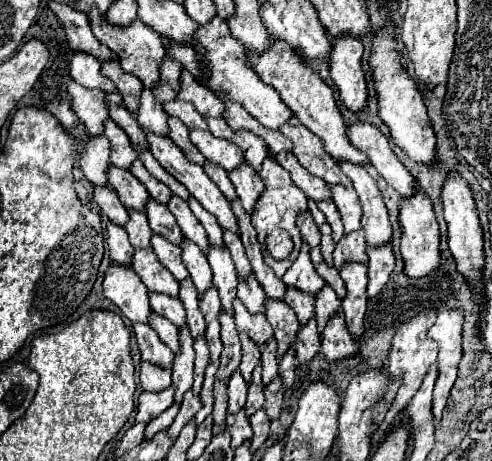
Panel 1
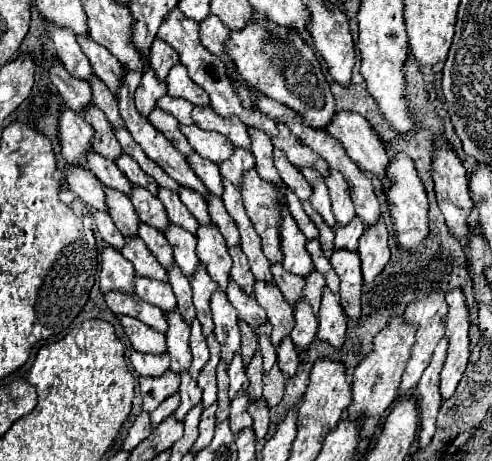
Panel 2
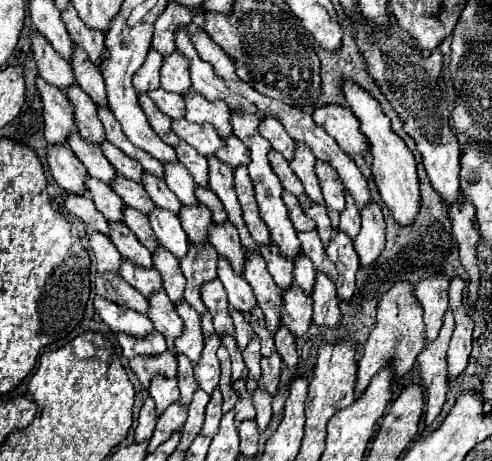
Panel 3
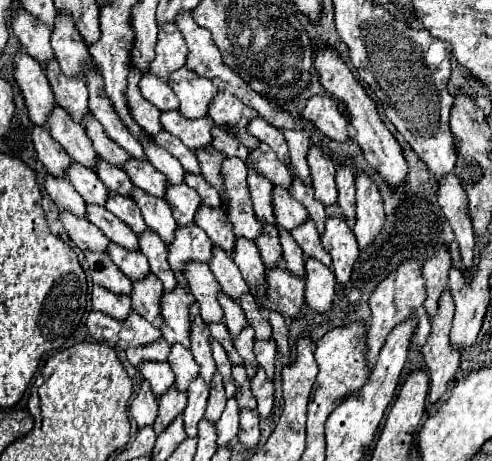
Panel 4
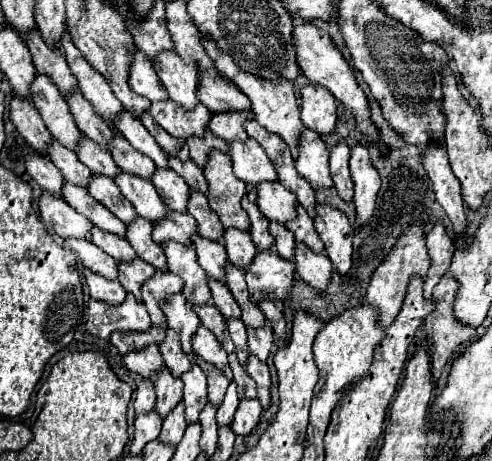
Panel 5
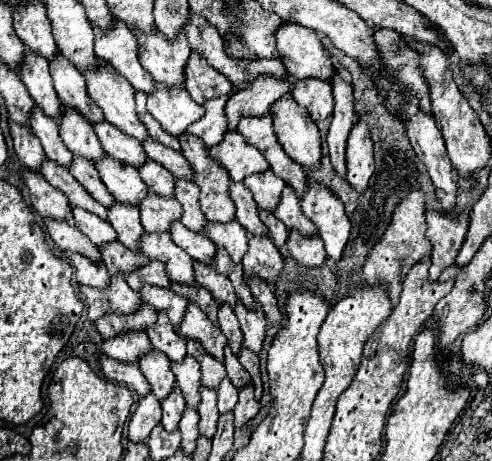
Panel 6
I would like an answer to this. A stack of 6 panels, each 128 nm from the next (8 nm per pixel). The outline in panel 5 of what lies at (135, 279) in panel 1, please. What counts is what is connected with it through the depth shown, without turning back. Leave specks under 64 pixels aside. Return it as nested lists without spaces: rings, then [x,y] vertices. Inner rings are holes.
[[[44,192],[38,200],[38,208],[42,220],[46,220],[58,236],[90,240],[92,224],[82,214],[78,214],[66,200],[48,196],[48,192]]]

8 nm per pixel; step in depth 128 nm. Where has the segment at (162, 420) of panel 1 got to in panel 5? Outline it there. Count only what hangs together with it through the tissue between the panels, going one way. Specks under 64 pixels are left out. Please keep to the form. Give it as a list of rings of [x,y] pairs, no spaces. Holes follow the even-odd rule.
[[[148,346],[140,352],[130,352],[124,356],[124,364],[130,372],[136,372],[144,378],[152,378],[156,372],[160,372],[164,368],[164,360],[160,358],[158,346]]]

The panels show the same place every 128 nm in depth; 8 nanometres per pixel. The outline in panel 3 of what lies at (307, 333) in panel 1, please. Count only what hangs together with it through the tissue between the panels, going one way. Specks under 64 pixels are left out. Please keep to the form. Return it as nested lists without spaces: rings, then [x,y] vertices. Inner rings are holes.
[[[292,286],[288,292],[282,294],[282,300],[284,326],[288,326],[294,336],[304,336],[312,324],[312,298],[306,296],[298,286]]]

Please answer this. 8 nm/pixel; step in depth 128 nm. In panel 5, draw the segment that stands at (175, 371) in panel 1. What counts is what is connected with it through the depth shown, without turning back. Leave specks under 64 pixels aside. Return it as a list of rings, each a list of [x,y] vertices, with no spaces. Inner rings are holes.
[[[136,258],[134,264],[118,264],[118,270],[120,270],[118,280],[124,286],[124,290],[128,294],[132,294],[138,302],[142,302],[140,288],[148,278],[152,278],[156,274],[156,270],[150,264],[146,264],[144,260],[140,260],[140,258]]]

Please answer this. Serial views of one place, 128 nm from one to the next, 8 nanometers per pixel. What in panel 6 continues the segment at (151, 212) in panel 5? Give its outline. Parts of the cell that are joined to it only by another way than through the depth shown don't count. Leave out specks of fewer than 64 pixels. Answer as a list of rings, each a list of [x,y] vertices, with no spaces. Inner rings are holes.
[[[104,156],[104,160],[100,160],[96,168],[108,192],[122,204],[140,206],[140,202],[150,194],[150,188],[140,178],[140,172],[132,166],[120,164],[120,160],[112,160],[110,156]]]

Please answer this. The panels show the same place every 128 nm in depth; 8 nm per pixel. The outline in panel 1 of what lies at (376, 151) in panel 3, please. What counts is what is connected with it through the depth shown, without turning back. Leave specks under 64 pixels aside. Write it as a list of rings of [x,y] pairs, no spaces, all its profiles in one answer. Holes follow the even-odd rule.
[[[416,192],[412,198],[400,204],[400,226],[402,226],[400,252],[404,258],[404,274],[410,278],[436,276],[440,266],[440,228],[432,210],[432,202],[424,192]]]

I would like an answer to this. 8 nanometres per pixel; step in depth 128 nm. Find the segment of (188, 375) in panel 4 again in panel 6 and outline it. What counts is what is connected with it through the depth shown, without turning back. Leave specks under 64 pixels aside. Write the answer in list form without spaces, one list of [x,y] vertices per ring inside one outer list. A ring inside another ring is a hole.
[[[162,312],[158,314],[156,328],[148,328],[152,348],[164,352],[172,362],[182,362],[186,358],[186,340],[174,332],[168,316]]]

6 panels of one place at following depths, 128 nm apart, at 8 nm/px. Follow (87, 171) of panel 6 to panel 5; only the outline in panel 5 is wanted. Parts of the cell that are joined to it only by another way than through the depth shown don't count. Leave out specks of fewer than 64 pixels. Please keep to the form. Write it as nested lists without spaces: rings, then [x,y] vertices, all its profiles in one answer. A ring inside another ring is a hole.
[[[94,176],[92,184],[88,188],[88,192],[100,202],[104,204],[114,216],[118,216],[124,224],[130,224],[138,218],[136,210],[132,208],[132,204],[122,196],[120,188],[114,184],[114,180],[108,180],[106,176]]]

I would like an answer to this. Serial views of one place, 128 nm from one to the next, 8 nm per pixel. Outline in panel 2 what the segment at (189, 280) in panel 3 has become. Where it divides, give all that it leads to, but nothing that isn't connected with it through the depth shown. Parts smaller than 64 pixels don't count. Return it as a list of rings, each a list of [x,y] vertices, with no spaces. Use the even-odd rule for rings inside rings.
[[[200,264],[200,268],[196,270],[196,276],[190,280],[190,286],[194,294],[194,306],[198,312],[198,320],[202,324],[202,332],[204,336],[210,336],[214,332],[214,322],[210,316],[210,298],[218,290],[218,284],[208,276],[204,266]]]

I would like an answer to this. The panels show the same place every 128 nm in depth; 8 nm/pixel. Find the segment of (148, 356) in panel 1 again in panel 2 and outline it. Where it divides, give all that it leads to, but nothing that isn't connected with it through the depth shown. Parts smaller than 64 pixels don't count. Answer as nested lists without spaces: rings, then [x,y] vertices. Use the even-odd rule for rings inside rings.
[[[120,316],[120,322],[124,324],[124,330],[134,346],[136,352],[148,352],[148,354],[162,354],[166,352],[166,338],[164,334],[152,330],[144,322],[132,316]]]

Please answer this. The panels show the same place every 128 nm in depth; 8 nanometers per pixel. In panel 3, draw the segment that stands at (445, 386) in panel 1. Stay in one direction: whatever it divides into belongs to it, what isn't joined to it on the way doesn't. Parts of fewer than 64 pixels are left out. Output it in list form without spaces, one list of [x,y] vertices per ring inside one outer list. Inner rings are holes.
[[[452,278],[448,294],[450,294],[450,310],[454,314],[456,328],[454,328],[454,334],[450,340],[450,348],[448,348],[448,380],[450,382],[464,372],[470,350],[472,350],[474,322],[466,314],[466,308],[462,304],[462,296],[464,296],[462,292],[464,292],[464,280]]]

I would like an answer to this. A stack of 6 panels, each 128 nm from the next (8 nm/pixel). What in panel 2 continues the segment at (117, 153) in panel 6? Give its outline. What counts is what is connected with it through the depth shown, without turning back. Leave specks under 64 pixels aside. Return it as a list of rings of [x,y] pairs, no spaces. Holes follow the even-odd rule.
[[[160,188],[158,198],[160,198],[160,202],[164,204],[170,222],[174,222],[176,226],[180,226],[180,228],[196,234],[196,230],[198,230],[200,224],[196,224],[196,218],[188,212],[188,208],[184,208],[184,204],[180,202],[180,198],[178,198],[176,192],[166,190],[166,188]]]

